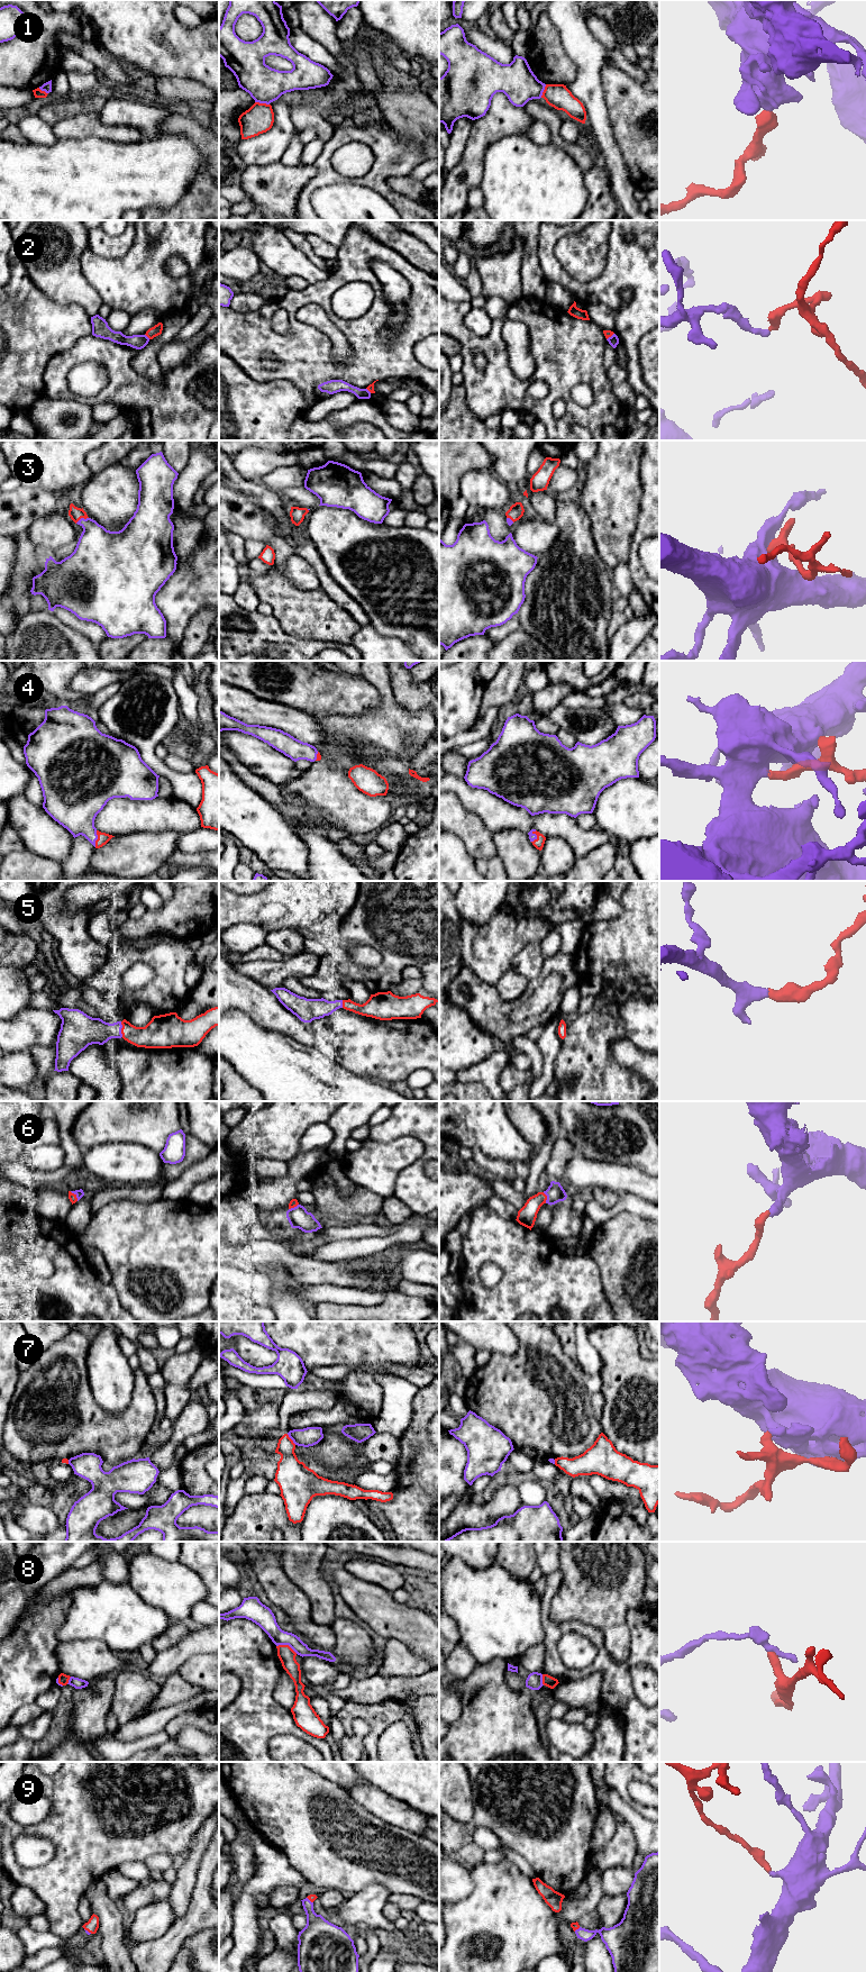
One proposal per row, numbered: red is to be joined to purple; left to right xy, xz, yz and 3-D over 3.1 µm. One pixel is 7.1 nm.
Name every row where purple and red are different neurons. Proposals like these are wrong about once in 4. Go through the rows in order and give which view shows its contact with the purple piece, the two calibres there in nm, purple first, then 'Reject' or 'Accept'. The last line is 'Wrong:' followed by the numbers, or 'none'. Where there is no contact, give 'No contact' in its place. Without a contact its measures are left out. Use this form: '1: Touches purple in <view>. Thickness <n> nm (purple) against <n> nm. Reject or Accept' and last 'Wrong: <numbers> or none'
1: Touches purple in xz. Thickness 260 nm (purple) against 200 nm. Reject
2: Touches purple in xy. Thickness 110 nm (purple) against 70 nm. Reject
3: Touches purple in xy. Thickness 300 nm (purple) against 90 nm. Accept
4: Touches purple in xy. Thickness 280 nm (purple) against 80 nm. Accept
5: Touches purple in xy. Thickness 220 nm (purple) against 190 nm. Accept
6: Touches purple in xy. Thickness 60 nm (purple) against 60 nm. Accept
7: Touches purple in xz. Thickness 140 nm (purple) against 220 nm. Reject
8: Touches purple in xz. Thickness 140 nm (purple) against 120 nm. Reject
9: Touches purple in xy. Thickness 20 nm (purple) against 90 nm. Accept
Wrong: 1, 2, 7, 8

